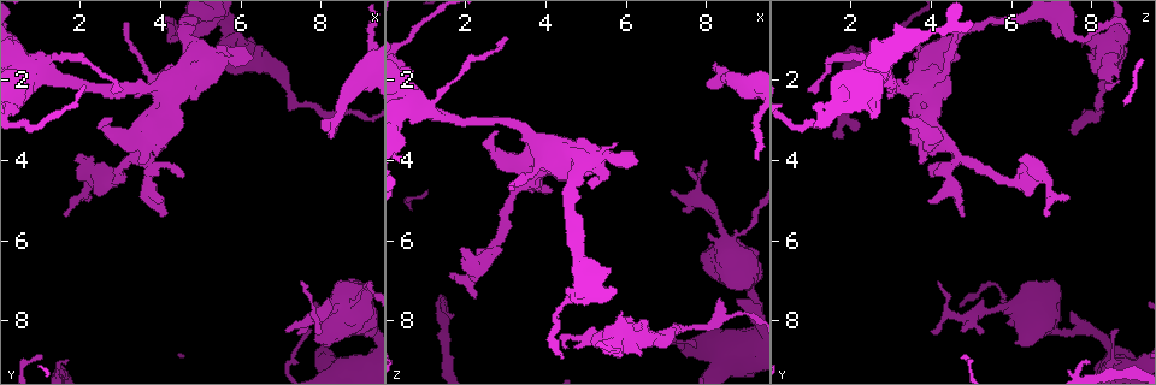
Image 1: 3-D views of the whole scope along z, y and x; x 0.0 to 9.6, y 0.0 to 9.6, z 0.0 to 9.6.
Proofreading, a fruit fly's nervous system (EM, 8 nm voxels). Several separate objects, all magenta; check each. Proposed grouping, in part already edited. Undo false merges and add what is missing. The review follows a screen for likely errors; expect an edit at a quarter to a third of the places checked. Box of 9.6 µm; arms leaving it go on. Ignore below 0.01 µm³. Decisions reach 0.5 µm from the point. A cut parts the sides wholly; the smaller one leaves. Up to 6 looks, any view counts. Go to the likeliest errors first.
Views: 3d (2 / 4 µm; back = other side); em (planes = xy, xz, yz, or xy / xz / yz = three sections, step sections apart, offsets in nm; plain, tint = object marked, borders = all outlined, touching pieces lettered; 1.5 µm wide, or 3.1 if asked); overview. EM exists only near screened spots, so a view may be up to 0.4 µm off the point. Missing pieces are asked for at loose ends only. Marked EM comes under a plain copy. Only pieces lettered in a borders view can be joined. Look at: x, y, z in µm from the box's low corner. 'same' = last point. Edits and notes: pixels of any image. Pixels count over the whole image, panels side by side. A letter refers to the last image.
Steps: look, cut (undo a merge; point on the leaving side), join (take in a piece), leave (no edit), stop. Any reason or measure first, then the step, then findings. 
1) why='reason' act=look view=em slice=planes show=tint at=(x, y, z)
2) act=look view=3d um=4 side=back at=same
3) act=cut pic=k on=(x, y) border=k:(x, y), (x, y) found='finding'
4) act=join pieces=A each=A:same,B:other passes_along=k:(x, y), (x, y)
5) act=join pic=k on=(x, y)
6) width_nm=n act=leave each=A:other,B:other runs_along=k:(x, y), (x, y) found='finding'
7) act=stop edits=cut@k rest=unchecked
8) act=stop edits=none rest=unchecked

why='end of a long branch' act=look view=em slice=yz step=4 show=borders at=(4.35, 0.85, 8.90)

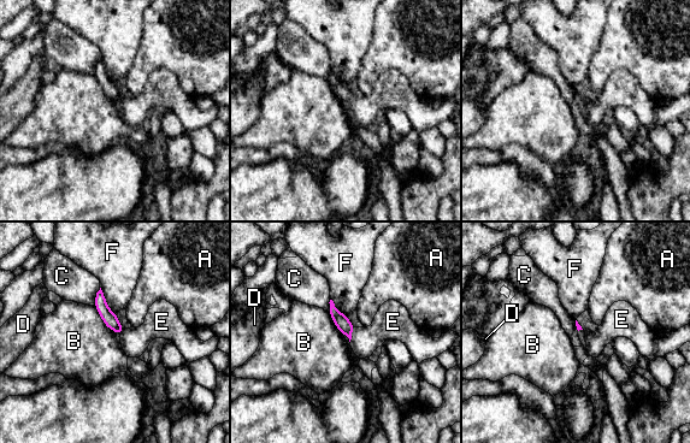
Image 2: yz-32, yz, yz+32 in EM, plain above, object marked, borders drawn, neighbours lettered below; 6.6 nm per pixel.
act=join pieces=E each=A:other,B:other,C:other,D:other,E:same,F:other passes_along=2:(341, 320), (351, 335), (387, 325) found='it goes on there'

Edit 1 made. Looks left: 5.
why='see it whole again' act=look view=overview

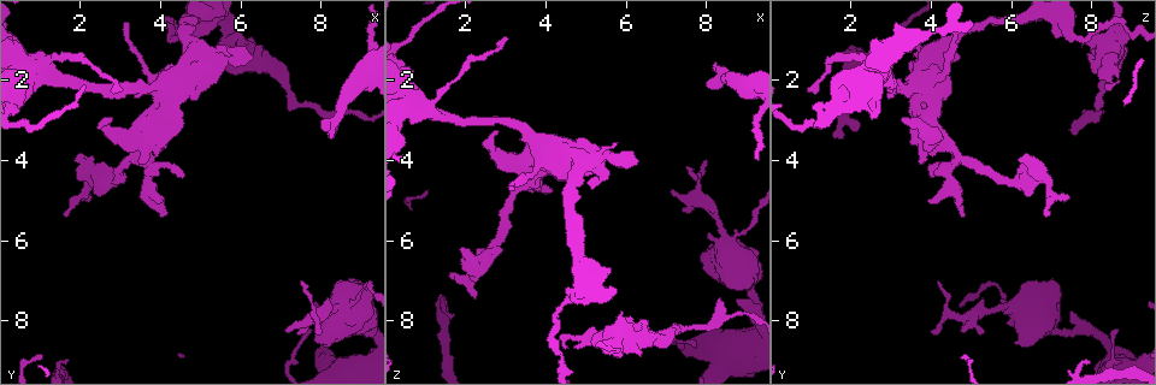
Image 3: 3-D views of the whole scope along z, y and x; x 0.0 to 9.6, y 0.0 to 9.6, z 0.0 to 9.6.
act=look view=3d um=4 at=(8.75, 7.85, 7.40)

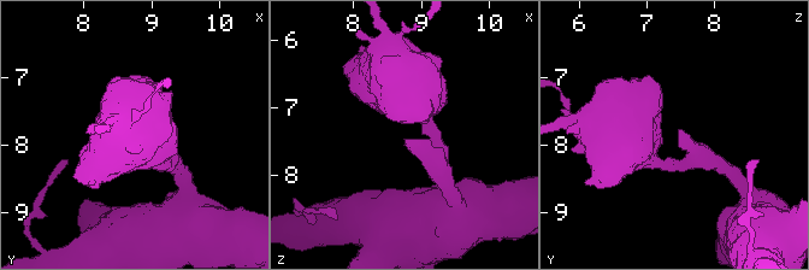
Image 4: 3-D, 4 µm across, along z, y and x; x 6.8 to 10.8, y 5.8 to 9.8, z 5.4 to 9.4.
act=look view=em slice=xy step=4 show=tint at=(8.75, 7.80, 7.45)

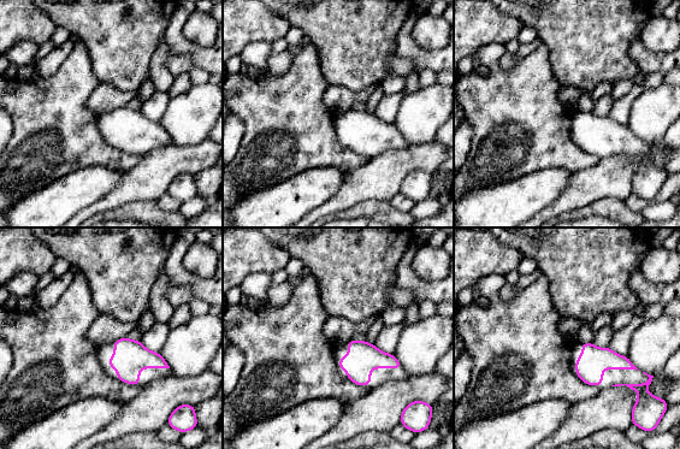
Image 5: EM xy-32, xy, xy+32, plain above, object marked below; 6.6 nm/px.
act=look view=em slice=planes show=borders at=same

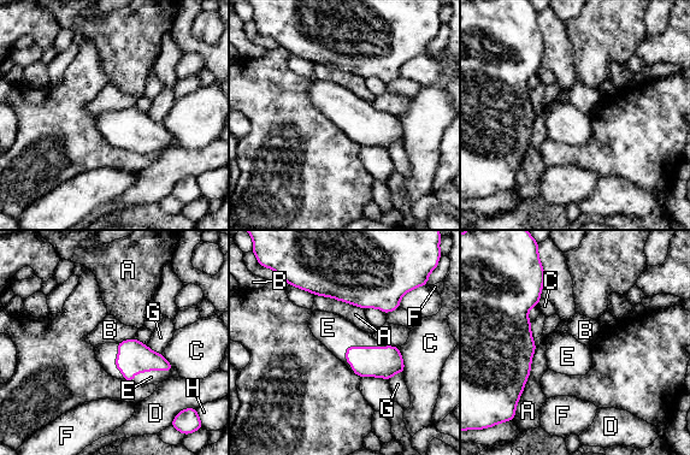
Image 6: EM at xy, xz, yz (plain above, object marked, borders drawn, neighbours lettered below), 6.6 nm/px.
width_nm=150 act=join pieces=E each=A:other,B:other,C:other,D:other,E:same,F:other,G:other,H:other found='it goes on there'

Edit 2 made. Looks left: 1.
act=stop edits=join@2,join@6 rest=unchecked

